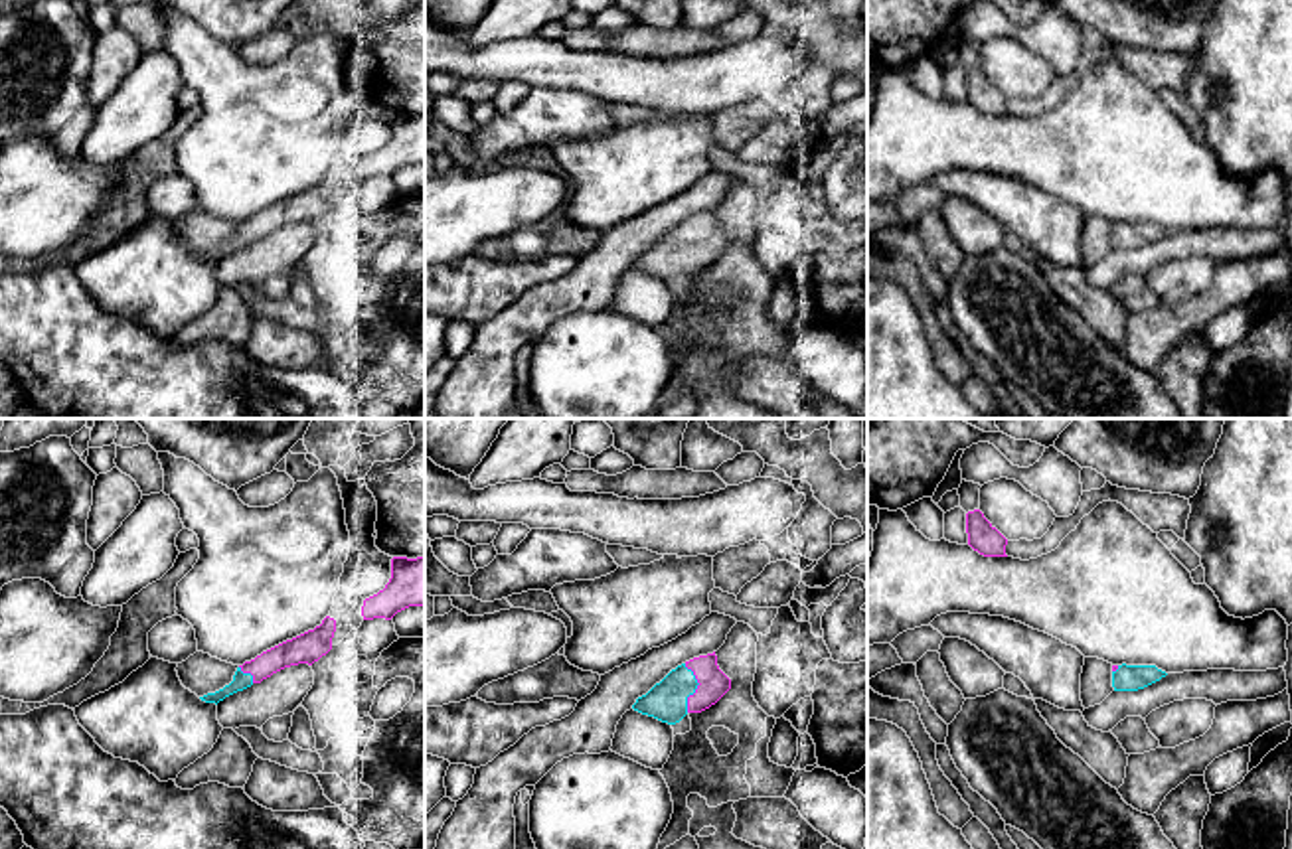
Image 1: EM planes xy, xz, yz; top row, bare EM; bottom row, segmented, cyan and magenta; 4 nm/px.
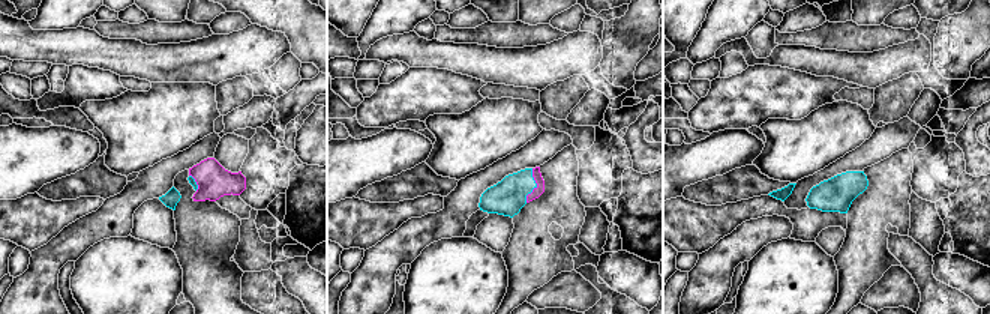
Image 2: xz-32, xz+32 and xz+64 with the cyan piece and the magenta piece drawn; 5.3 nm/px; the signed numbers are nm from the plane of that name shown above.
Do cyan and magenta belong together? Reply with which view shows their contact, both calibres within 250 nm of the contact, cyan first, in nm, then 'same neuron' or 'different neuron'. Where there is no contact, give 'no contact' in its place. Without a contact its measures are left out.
xz | 160/120 nm | same neuron

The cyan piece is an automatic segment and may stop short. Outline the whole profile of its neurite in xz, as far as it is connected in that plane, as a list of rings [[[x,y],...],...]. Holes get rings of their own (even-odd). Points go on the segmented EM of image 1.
[[[717,656],[693,657],[672,669],[632,705],[634,711],[676,725],[687,713],[701,713],[731,689],[731,679],[719,669]]]

